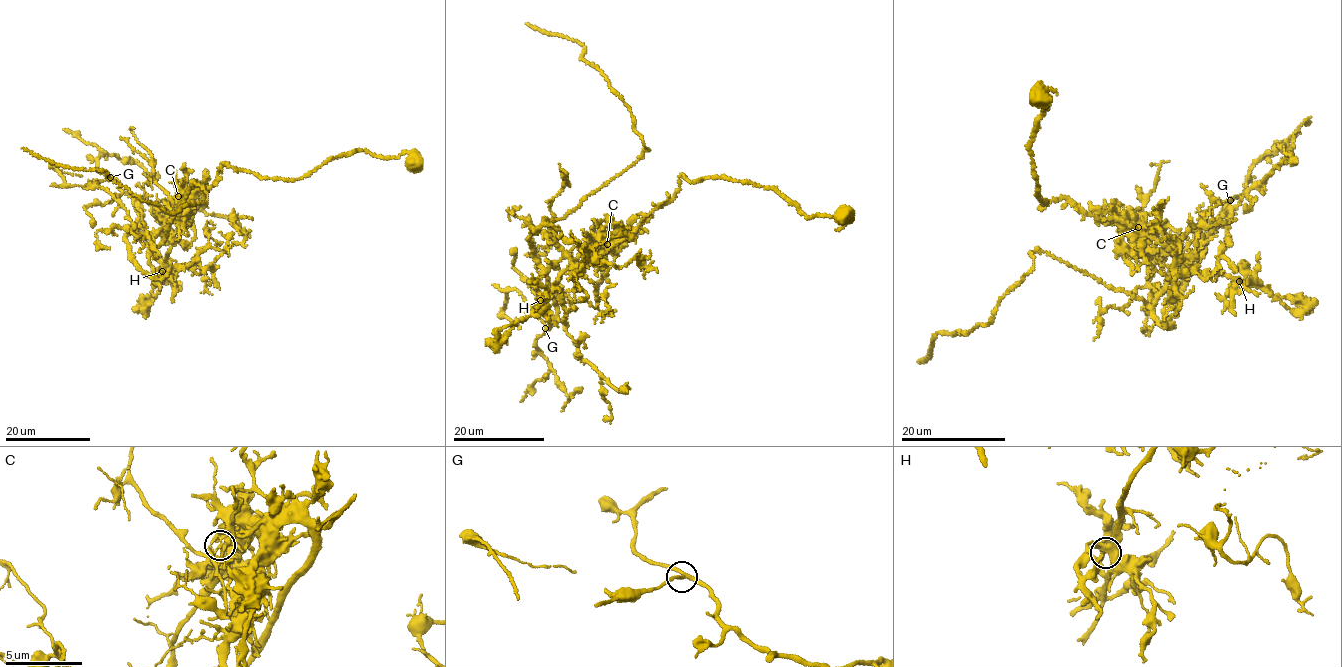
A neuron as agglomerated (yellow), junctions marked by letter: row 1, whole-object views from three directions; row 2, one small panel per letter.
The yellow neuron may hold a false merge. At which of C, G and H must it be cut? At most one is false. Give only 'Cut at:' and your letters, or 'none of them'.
Cut at: C

